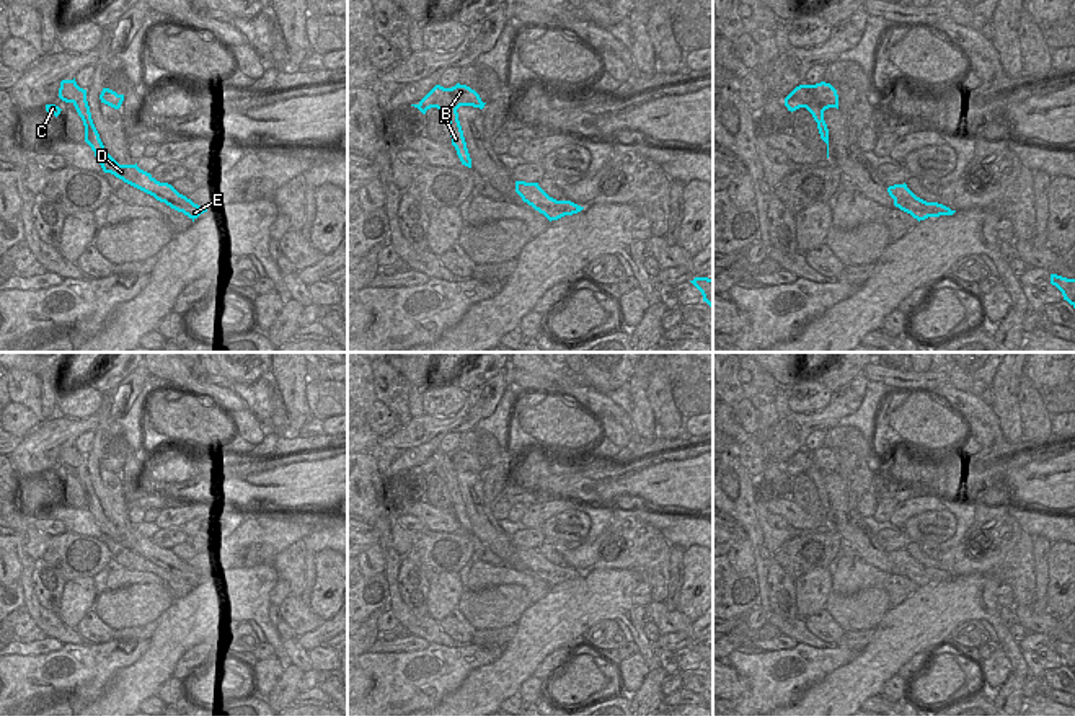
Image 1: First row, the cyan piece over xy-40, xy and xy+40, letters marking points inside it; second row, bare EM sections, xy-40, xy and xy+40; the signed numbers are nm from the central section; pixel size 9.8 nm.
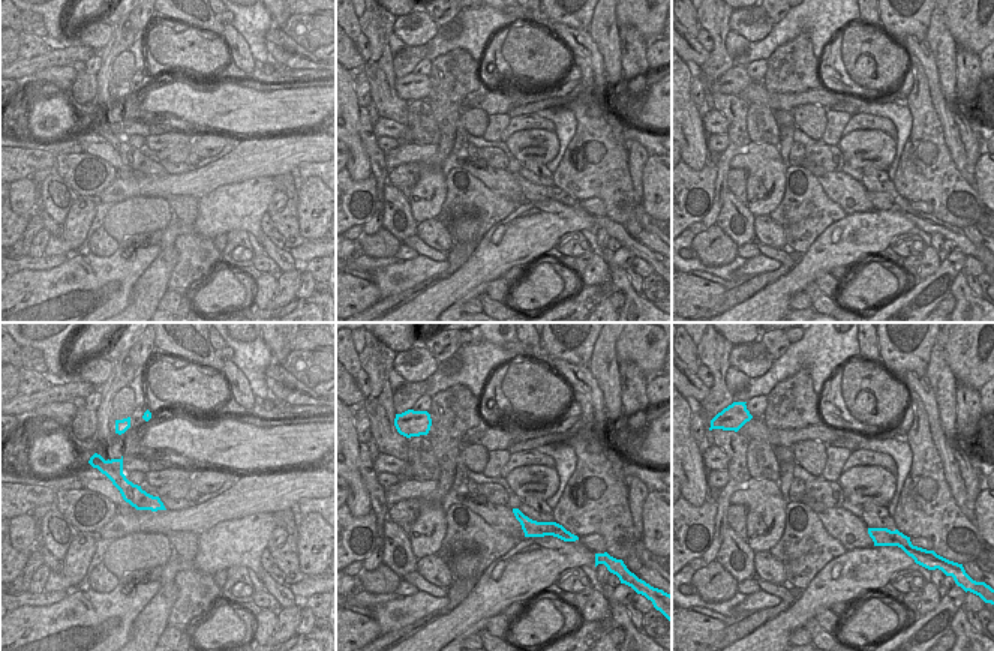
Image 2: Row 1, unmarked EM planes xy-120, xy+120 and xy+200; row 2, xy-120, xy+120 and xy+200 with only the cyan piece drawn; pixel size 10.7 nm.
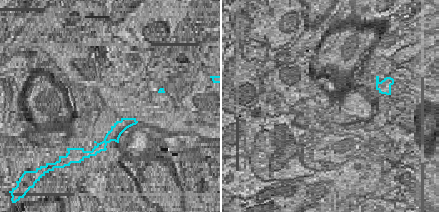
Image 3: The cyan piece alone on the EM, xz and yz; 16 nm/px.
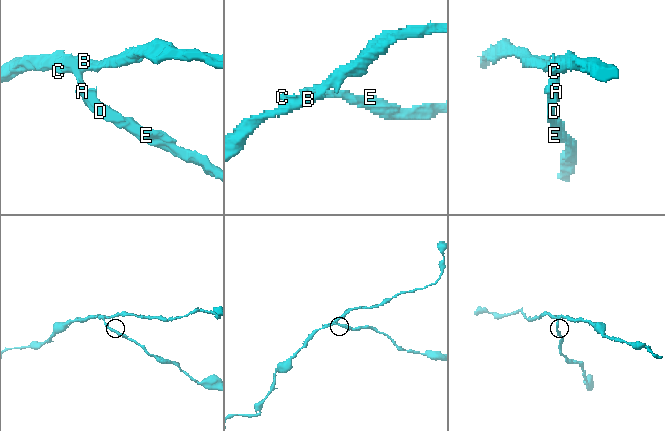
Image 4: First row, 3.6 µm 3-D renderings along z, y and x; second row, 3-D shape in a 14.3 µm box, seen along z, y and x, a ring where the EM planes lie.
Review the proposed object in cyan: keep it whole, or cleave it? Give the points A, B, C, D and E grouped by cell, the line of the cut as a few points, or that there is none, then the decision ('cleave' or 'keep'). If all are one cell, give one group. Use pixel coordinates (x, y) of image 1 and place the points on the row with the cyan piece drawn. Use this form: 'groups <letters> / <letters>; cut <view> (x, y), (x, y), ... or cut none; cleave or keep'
groups A D E / B C; cut xy (449, 88), (457, 108); cleave

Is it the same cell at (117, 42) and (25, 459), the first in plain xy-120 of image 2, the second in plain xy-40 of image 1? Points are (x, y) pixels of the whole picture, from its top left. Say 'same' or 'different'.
different

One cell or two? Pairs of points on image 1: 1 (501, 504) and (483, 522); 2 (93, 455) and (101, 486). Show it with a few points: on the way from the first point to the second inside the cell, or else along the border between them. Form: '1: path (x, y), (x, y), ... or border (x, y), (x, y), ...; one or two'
1: border (491, 506), (491, 514), (496, 521); two
2: path (93, 464), (101, 478); one

